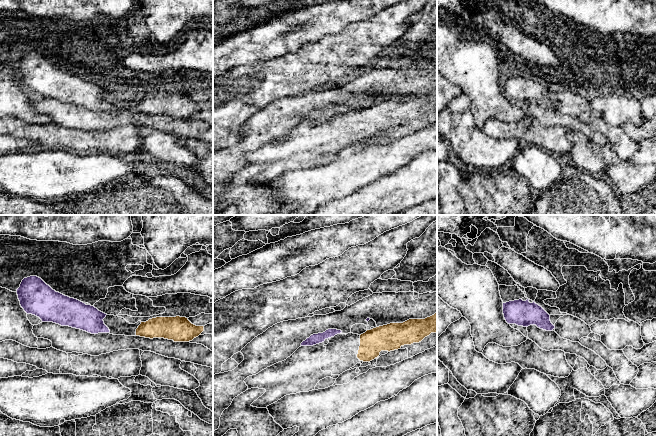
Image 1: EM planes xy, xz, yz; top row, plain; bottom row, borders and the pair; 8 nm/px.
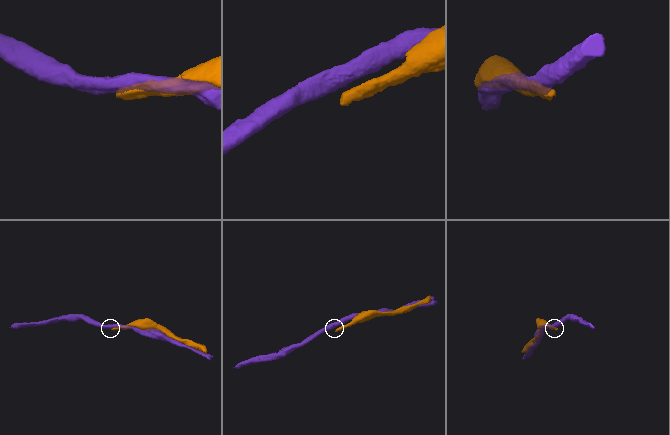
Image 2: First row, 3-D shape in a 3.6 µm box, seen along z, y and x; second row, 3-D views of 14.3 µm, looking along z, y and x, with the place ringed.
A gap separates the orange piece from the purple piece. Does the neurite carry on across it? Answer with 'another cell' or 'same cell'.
another cell

